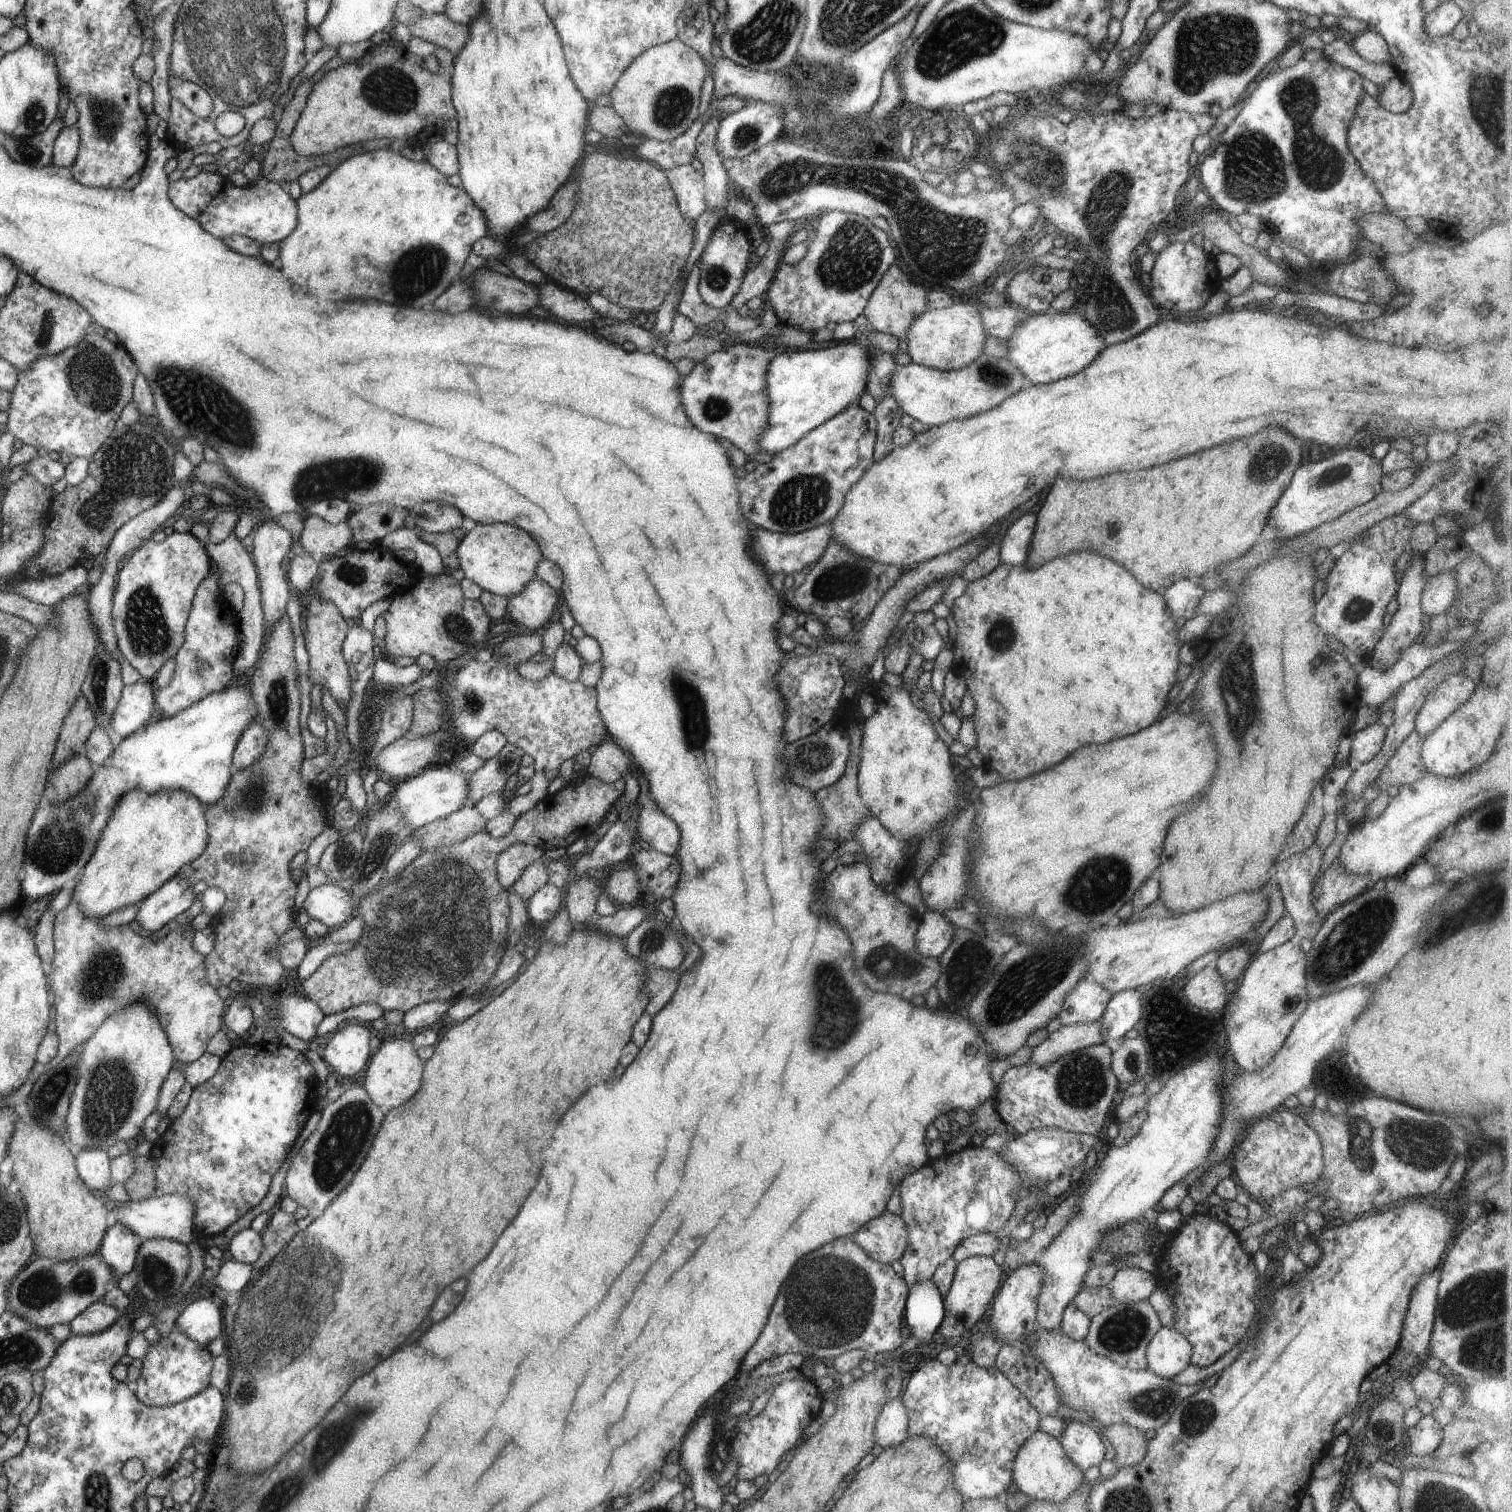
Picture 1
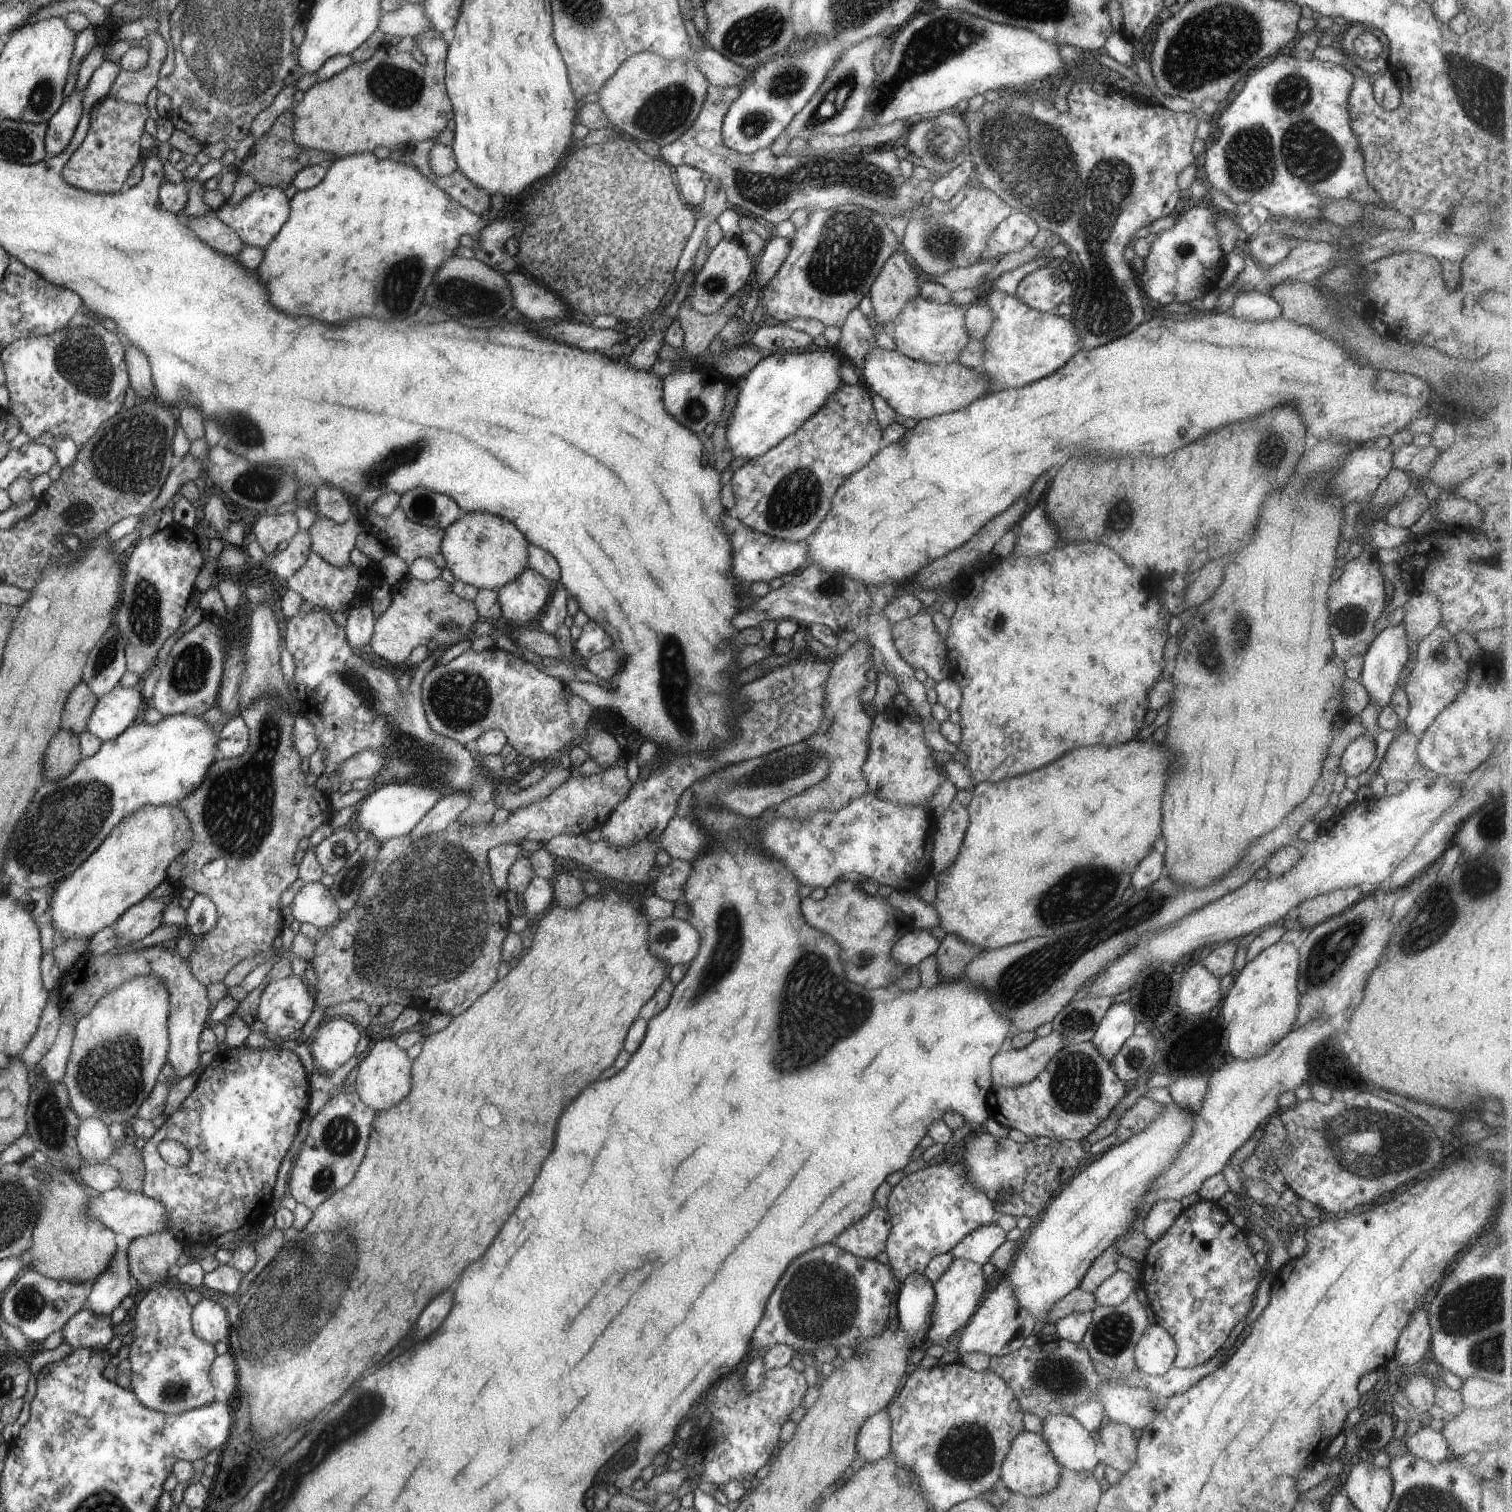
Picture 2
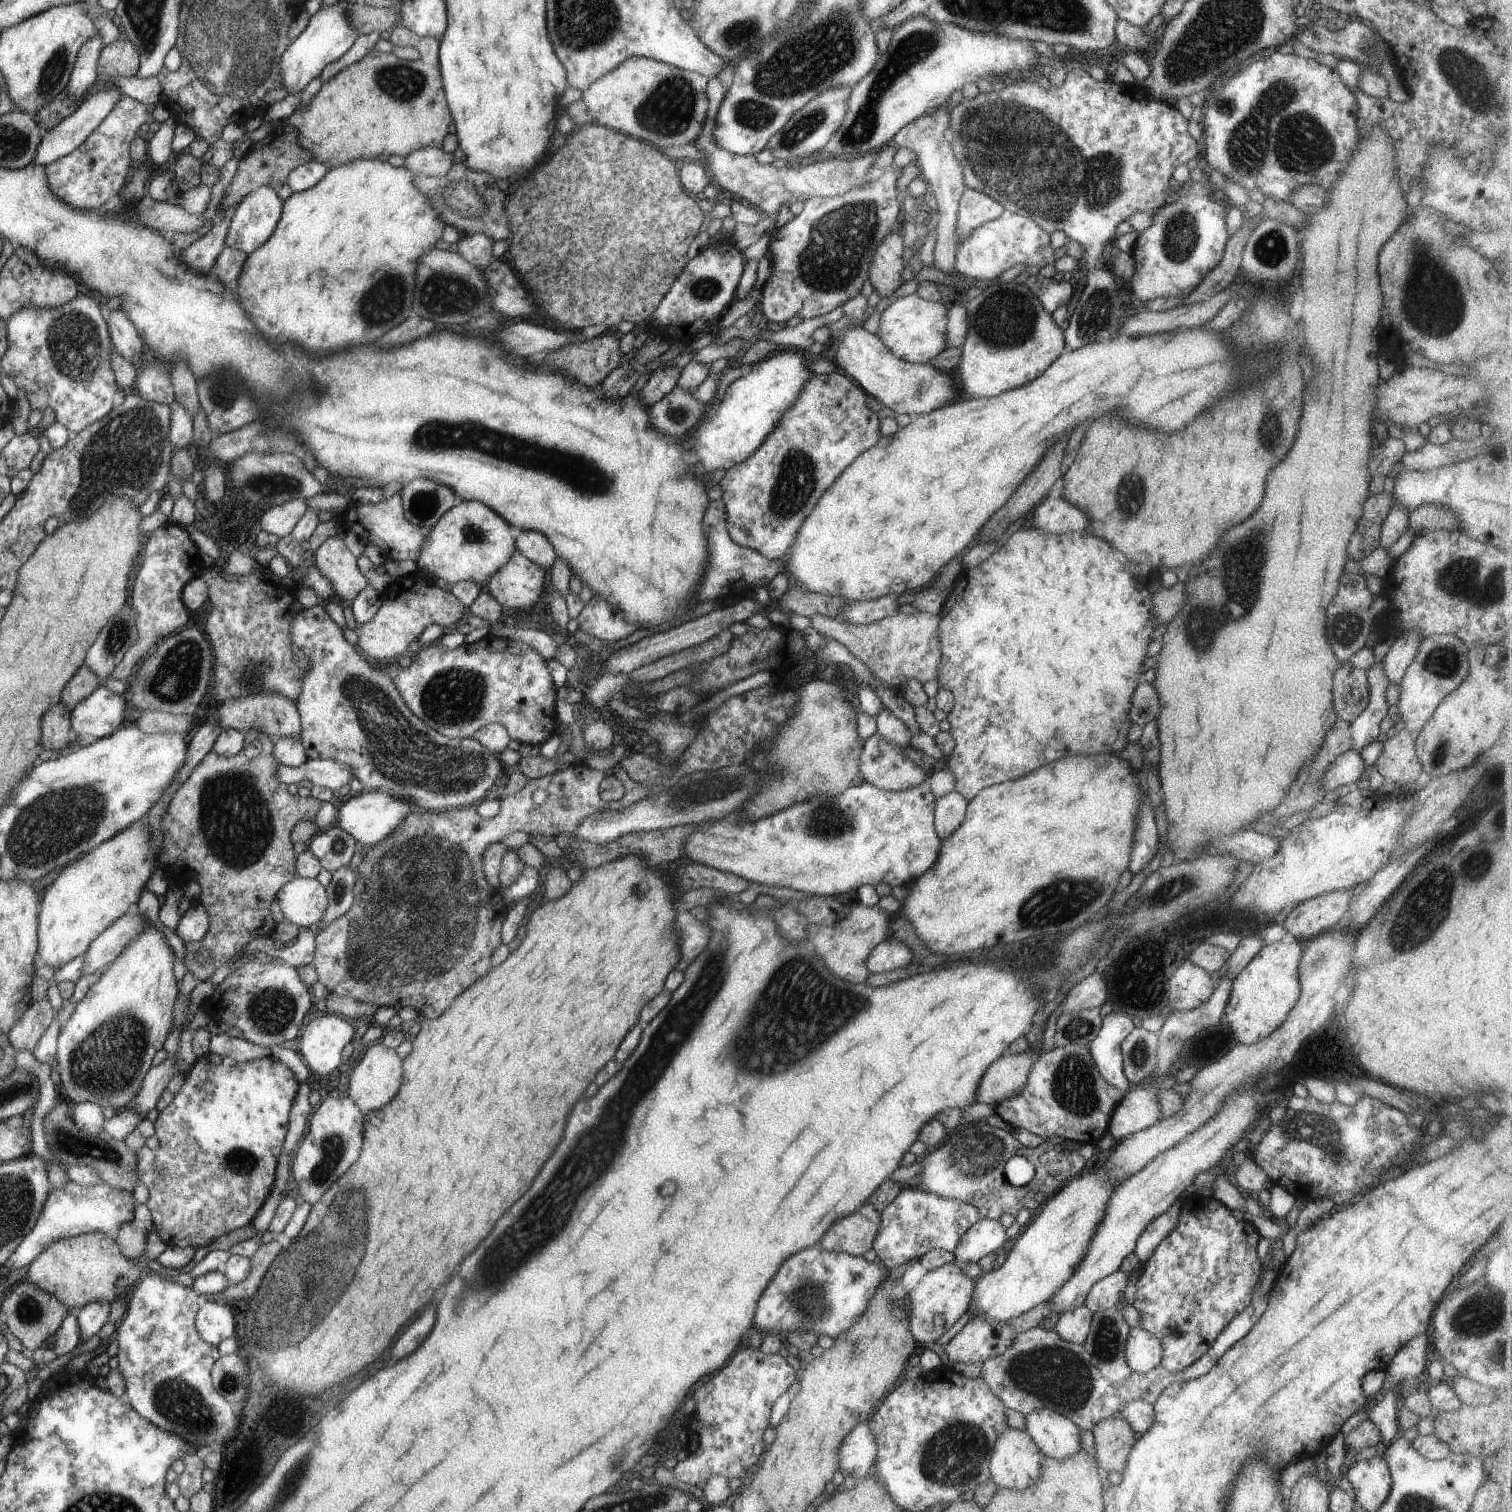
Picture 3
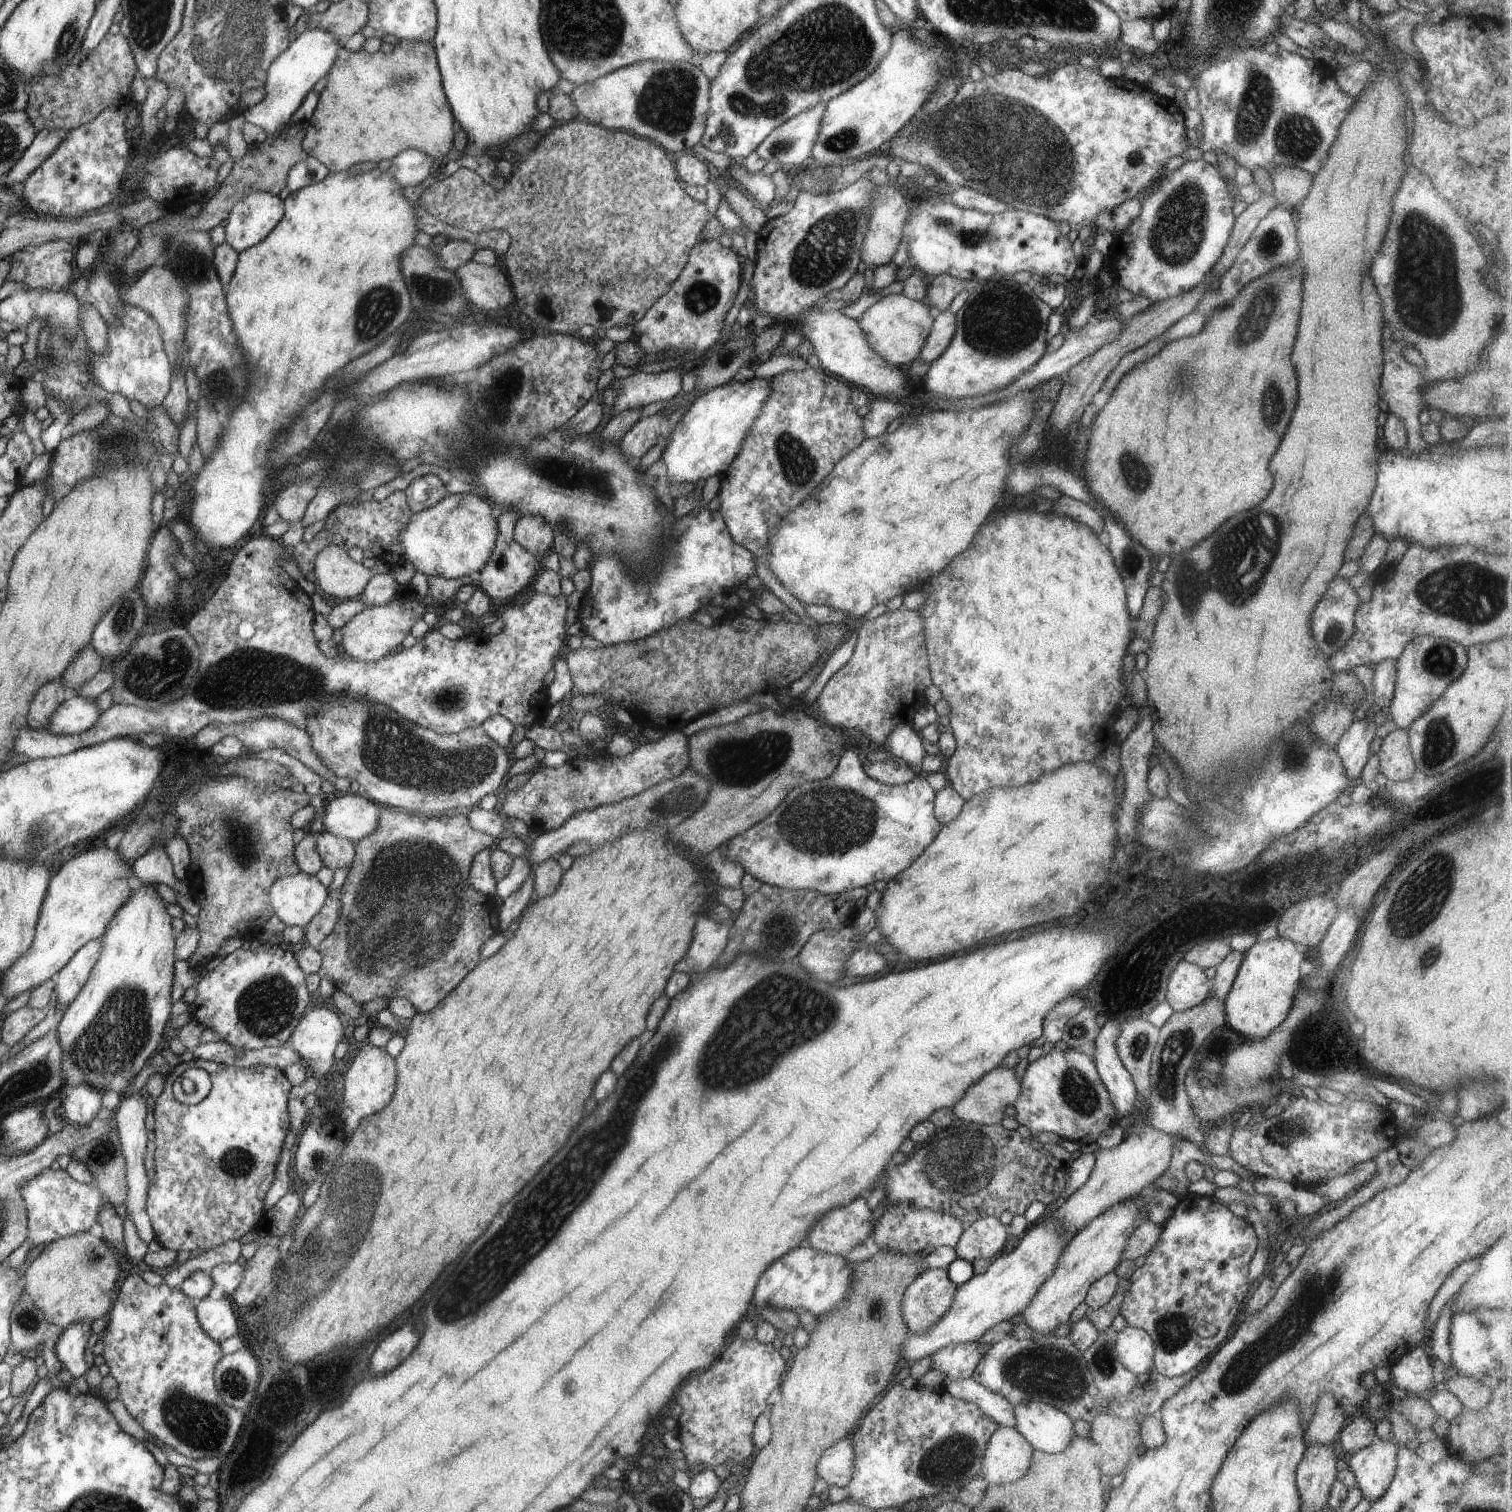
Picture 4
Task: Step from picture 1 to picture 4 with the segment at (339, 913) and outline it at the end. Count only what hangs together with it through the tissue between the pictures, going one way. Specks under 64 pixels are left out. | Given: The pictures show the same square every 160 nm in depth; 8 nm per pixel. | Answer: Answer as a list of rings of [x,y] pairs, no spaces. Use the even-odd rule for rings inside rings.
[[[299,872],[274,882],[269,897],[273,899],[276,916],[284,924],[306,927],[324,908],[329,891],[316,875]]]

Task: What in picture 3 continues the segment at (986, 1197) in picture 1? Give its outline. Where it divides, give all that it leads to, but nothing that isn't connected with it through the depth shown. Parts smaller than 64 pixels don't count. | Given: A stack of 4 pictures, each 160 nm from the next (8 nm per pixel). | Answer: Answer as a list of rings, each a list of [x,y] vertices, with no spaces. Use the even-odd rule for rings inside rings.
[[[906,1187],[881,1212],[881,1225],[873,1242],[874,1252],[876,1252],[878,1260],[891,1272],[893,1268],[904,1266],[910,1260],[920,1260],[929,1250],[942,1249],[952,1253],[956,1246],[958,1246],[962,1234],[971,1226],[974,1226],[974,1223],[980,1219],[980,1211],[969,1202],[945,1199],[937,1194],[926,1192],[920,1187]]]

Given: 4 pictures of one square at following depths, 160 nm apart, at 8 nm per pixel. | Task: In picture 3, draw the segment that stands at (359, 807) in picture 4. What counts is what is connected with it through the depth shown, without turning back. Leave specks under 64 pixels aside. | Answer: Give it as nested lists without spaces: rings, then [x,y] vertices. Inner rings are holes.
[[[367,790],[354,793],[342,804],[338,805],[338,821],[336,826],[353,835],[358,842],[366,847],[377,845],[384,841],[389,834],[400,828],[405,818],[416,809],[408,801],[394,798],[386,791]]]

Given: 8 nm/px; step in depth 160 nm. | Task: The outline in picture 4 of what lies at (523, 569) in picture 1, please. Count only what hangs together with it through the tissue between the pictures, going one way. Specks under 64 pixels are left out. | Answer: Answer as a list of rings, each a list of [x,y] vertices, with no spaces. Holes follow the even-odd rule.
[[[449,493],[438,504],[411,516],[410,522],[400,531],[399,543],[404,547],[406,562],[412,562],[417,572],[426,576],[444,578],[462,578],[471,572],[481,572],[492,557],[496,548],[499,522],[492,516],[490,504],[484,497],[473,493]]]

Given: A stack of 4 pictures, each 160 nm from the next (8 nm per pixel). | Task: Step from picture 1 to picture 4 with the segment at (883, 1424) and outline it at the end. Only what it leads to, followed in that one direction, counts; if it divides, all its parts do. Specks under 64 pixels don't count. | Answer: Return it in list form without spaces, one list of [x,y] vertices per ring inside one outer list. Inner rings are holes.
[[[844,1437],[828,1447],[817,1464],[819,1478],[832,1486],[846,1486],[851,1481],[855,1450],[850,1438]]]

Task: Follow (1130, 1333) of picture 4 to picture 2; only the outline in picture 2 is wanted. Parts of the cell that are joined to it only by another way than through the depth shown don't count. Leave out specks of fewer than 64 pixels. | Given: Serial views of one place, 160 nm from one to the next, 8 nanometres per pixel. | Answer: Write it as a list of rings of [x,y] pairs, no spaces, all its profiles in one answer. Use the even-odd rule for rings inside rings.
[[[1156,1324],[1144,1330],[1134,1348],[1137,1370],[1148,1375],[1164,1375],[1174,1366],[1176,1342],[1172,1336]]]

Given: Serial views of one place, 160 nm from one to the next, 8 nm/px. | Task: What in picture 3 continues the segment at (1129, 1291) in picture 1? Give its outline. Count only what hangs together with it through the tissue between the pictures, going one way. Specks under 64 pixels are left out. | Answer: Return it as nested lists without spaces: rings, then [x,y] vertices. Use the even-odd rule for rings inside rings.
[[[1116,1271],[1110,1276],[1097,1282],[1088,1292],[1085,1305],[1093,1312],[1111,1309],[1118,1306],[1118,1302],[1125,1303],[1124,1290],[1129,1285],[1130,1274],[1126,1271]]]

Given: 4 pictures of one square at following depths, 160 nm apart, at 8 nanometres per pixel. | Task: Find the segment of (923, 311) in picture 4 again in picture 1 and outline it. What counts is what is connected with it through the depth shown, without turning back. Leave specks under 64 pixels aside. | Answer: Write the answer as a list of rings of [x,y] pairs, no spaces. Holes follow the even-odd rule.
[[[955,300],[945,309],[930,309],[915,317],[907,332],[907,353],[919,365],[941,371],[957,371],[983,355],[987,337],[979,308]]]

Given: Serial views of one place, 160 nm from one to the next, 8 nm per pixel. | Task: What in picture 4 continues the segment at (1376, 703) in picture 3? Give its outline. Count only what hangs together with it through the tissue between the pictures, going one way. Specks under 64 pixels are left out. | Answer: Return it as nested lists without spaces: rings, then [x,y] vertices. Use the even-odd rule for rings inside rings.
[[[1358,713],[1348,730],[1339,738],[1335,751],[1342,759],[1347,775],[1352,782],[1359,782],[1360,774],[1370,756],[1370,743],[1374,740],[1375,721],[1368,722],[1365,713]]]

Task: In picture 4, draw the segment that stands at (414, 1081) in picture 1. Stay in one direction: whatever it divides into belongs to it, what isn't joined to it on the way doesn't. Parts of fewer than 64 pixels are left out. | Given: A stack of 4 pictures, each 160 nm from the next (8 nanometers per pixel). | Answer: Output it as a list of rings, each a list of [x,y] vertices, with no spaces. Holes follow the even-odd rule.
[[[364,1045],[354,1056],[344,1078],[344,1100],[338,1115],[344,1120],[344,1130],[352,1136],[355,1129],[370,1115],[380,1112],[389,1105],[397,1090],[396,1059],[384,1049],[374,1045]]]

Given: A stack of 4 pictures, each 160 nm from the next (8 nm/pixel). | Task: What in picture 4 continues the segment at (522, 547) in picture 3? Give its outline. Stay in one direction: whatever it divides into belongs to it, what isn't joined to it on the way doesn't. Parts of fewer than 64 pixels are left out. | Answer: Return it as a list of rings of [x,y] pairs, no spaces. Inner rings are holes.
[[[524,515],[518,519],[515,538],[527,551],[543,558],[552,551],[554,533],[543,517]]]

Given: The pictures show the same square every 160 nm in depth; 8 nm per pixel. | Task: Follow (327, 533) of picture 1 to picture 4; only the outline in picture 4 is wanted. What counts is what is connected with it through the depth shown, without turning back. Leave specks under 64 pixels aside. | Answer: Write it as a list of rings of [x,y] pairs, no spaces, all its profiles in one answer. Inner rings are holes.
[[[327,544],[315,558],[314,574],[320,590],[336,600],[357,600],[378,570],[366,570],[356,564],[348,551],[337,544]]]

